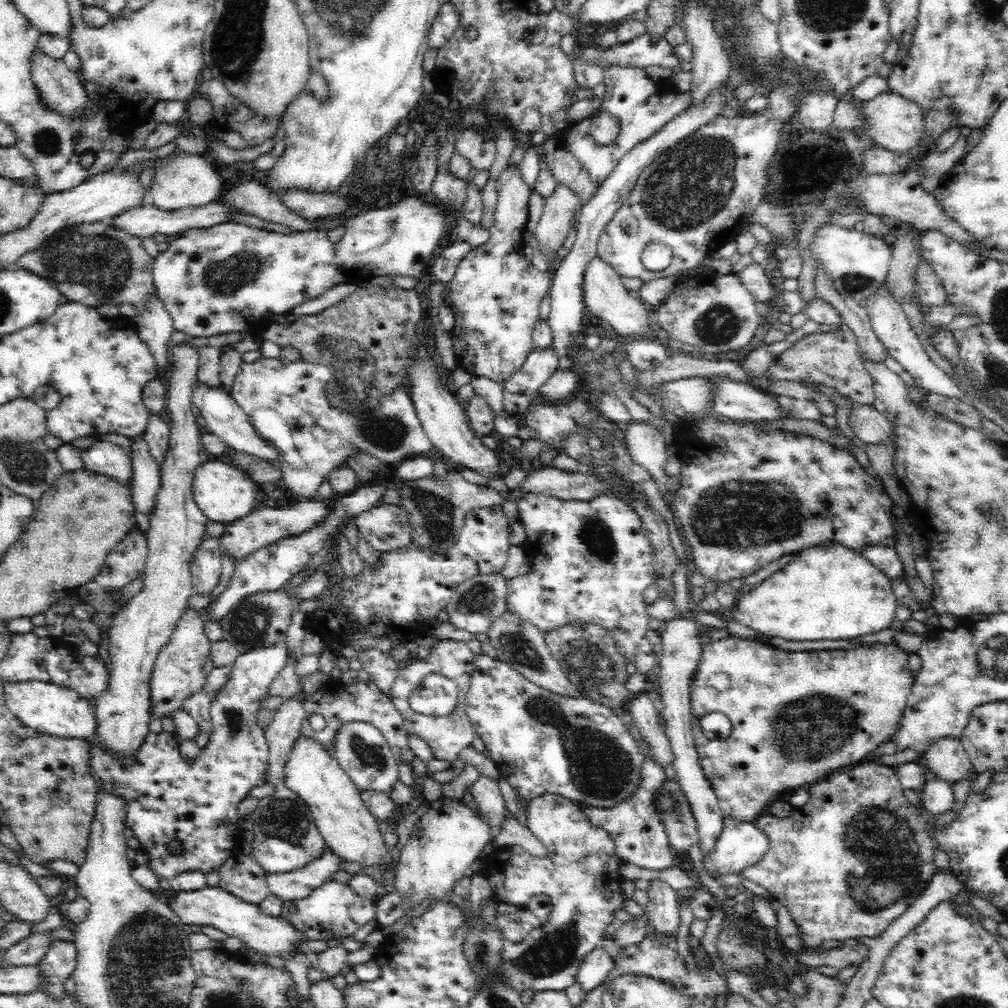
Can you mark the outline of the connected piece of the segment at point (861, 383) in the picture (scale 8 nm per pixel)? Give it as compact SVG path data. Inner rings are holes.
M849 327L835 333L812 333L801 338L774 356L768 370L762 375L767 380L791 381L798 381L804 376L816 384L833 386L844 396L849 396L855 404L872 405L876 398L873 376L865 365L857 336Z

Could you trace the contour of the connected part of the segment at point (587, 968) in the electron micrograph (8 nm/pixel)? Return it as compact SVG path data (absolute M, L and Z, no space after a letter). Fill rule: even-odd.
M600 946L590 956L586 956L583 964L580 964L575 977L575 984L578 984L578 987L585 994L590 994L594 991L594 988L598 988L604 983L613 967L614 961Z

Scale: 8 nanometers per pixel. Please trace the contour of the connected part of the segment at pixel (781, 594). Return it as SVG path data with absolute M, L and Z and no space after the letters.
M836 541L830 546L802 548L780 572L753 587L747 595L740 593L734 606L734 617L765 636L779 636L786 640L844 640L890 628L898 604L886 573L876 568L860 550Z

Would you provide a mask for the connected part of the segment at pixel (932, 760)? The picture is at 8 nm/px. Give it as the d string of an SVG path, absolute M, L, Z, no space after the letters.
M938 740L924 754L921 754L924 768L936 780L950 786L970 778L973 764L959 740Z

